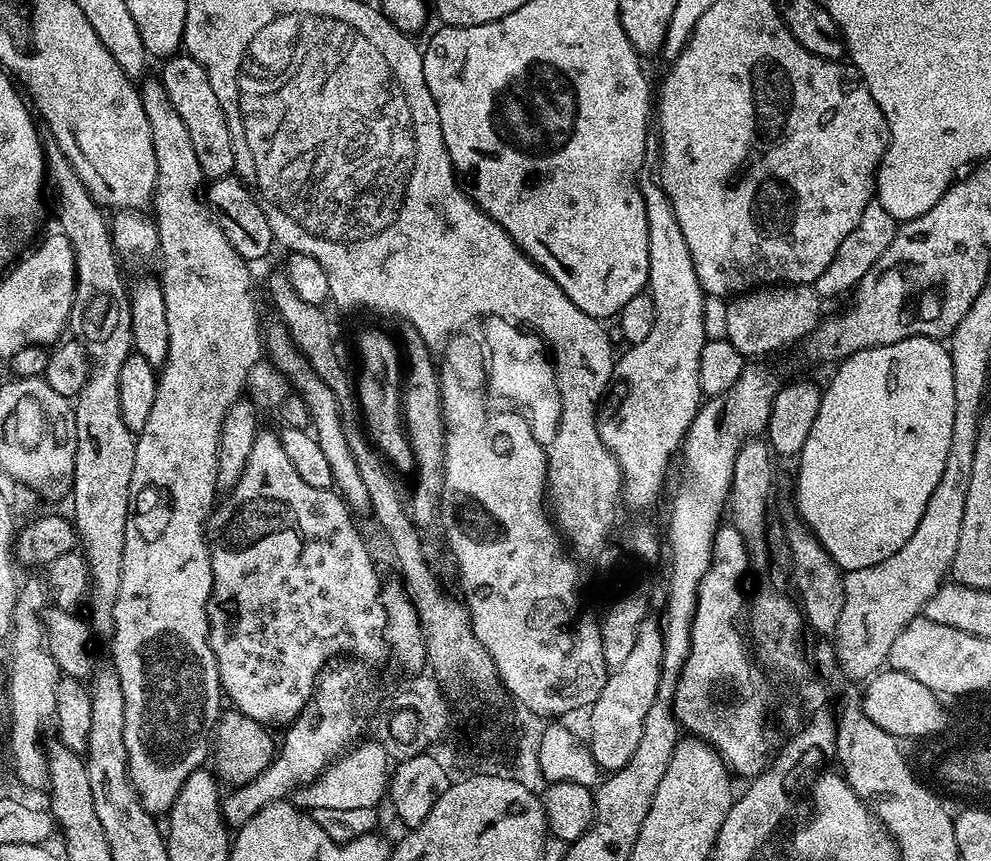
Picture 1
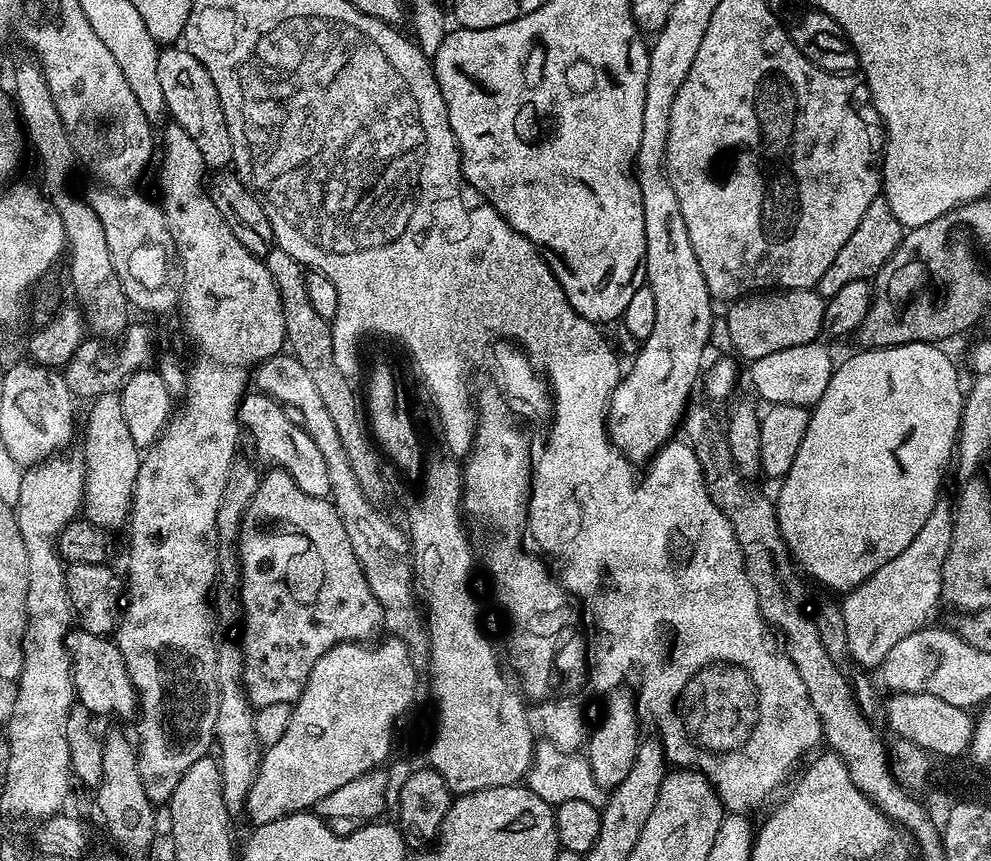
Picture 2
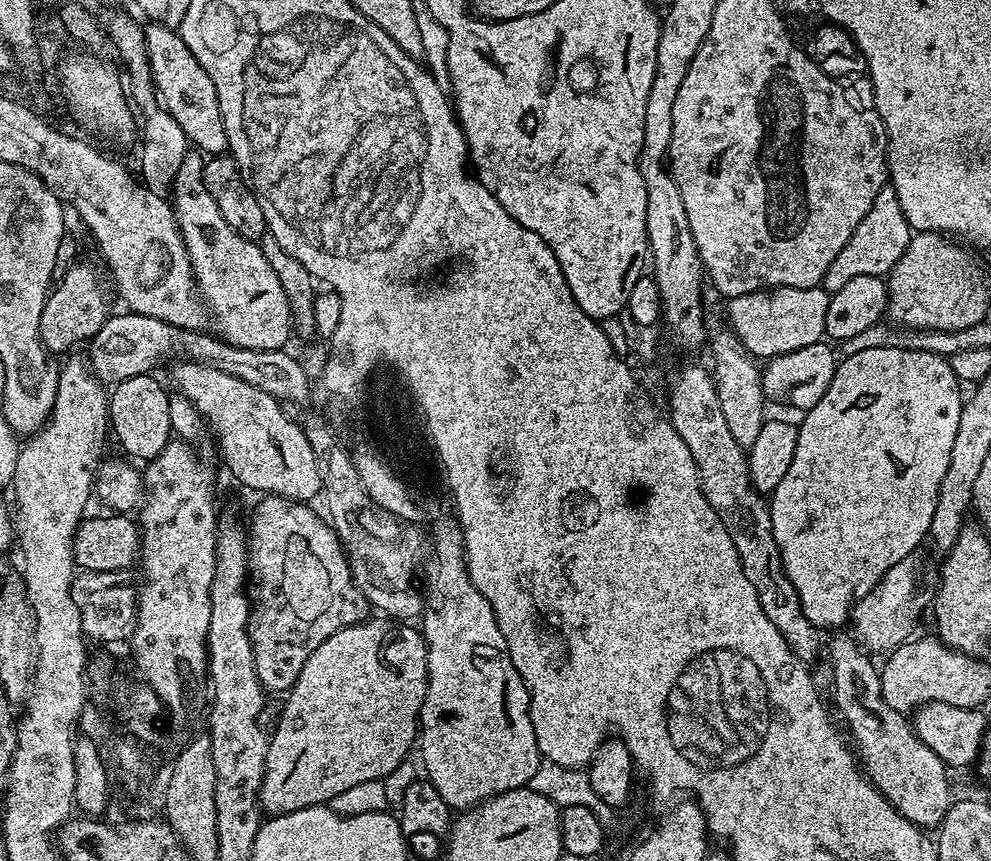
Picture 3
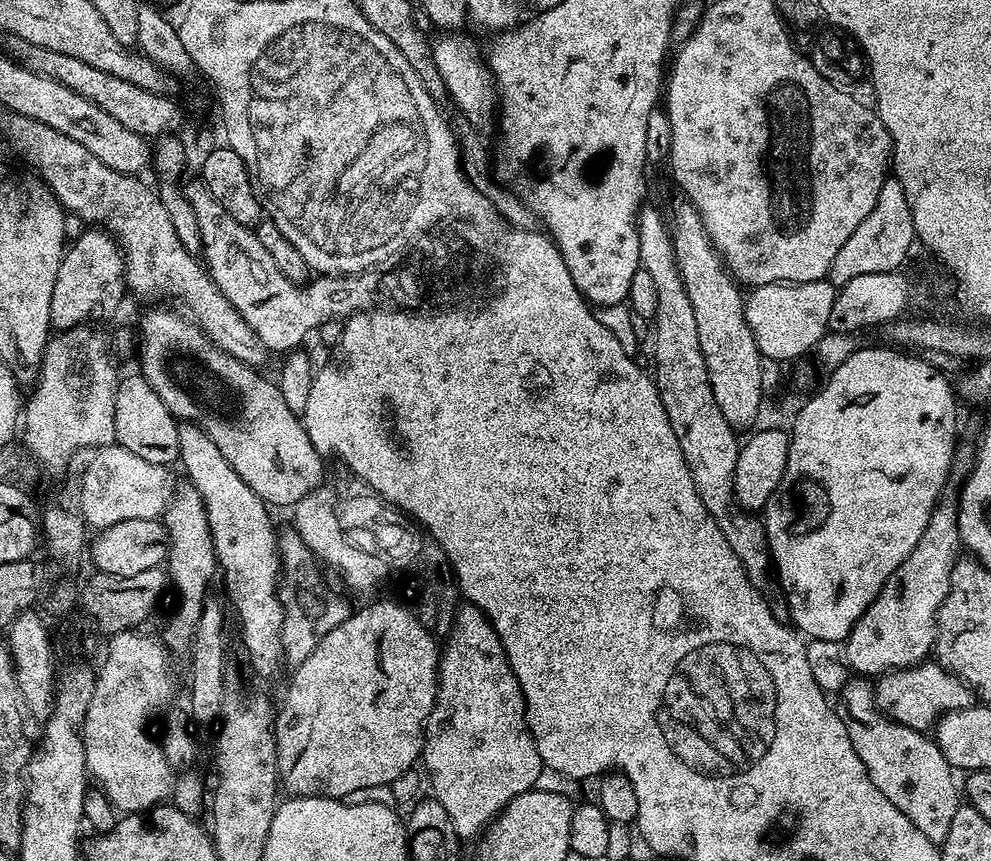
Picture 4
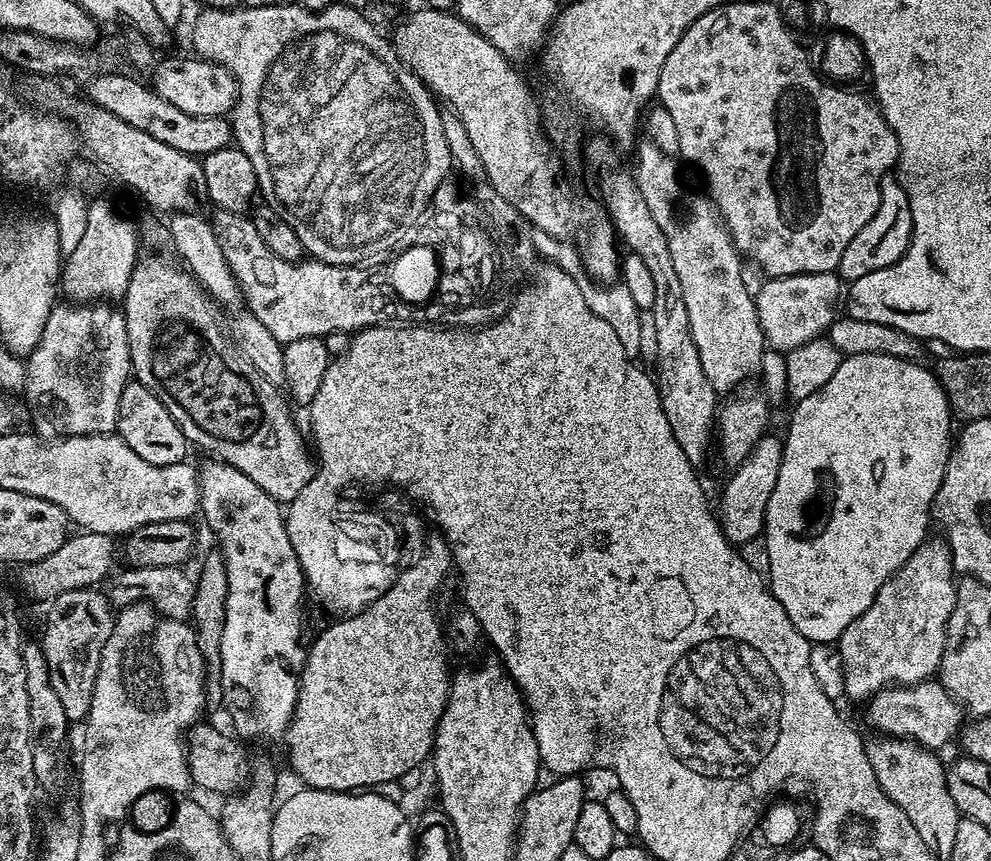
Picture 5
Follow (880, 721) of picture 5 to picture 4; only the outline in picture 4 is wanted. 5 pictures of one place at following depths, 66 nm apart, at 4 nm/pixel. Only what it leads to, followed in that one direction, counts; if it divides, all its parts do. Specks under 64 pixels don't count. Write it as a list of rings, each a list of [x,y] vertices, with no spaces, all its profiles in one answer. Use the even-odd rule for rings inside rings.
[[[939,662],[913,664],[911,668],[898,668],[885,672],[874,684],[876,705],[892,720],[902,726],[927,733],[945,712],[959,708],[971,708],[974,704],[974,693],[964,681],[953,672],[947,672]]]

